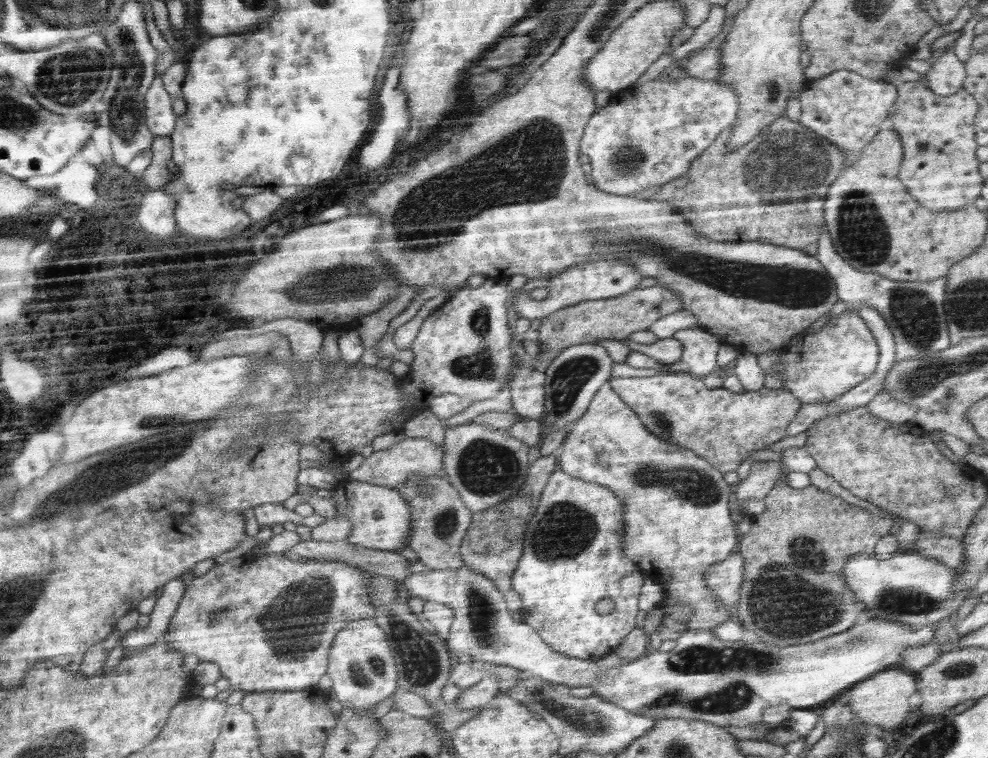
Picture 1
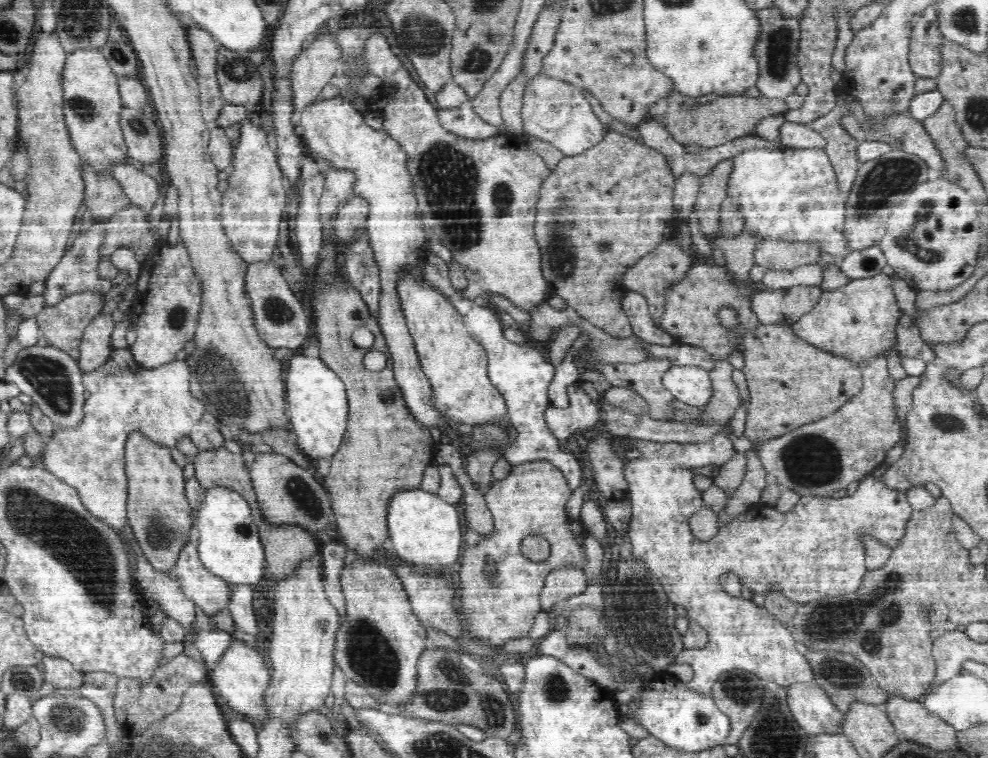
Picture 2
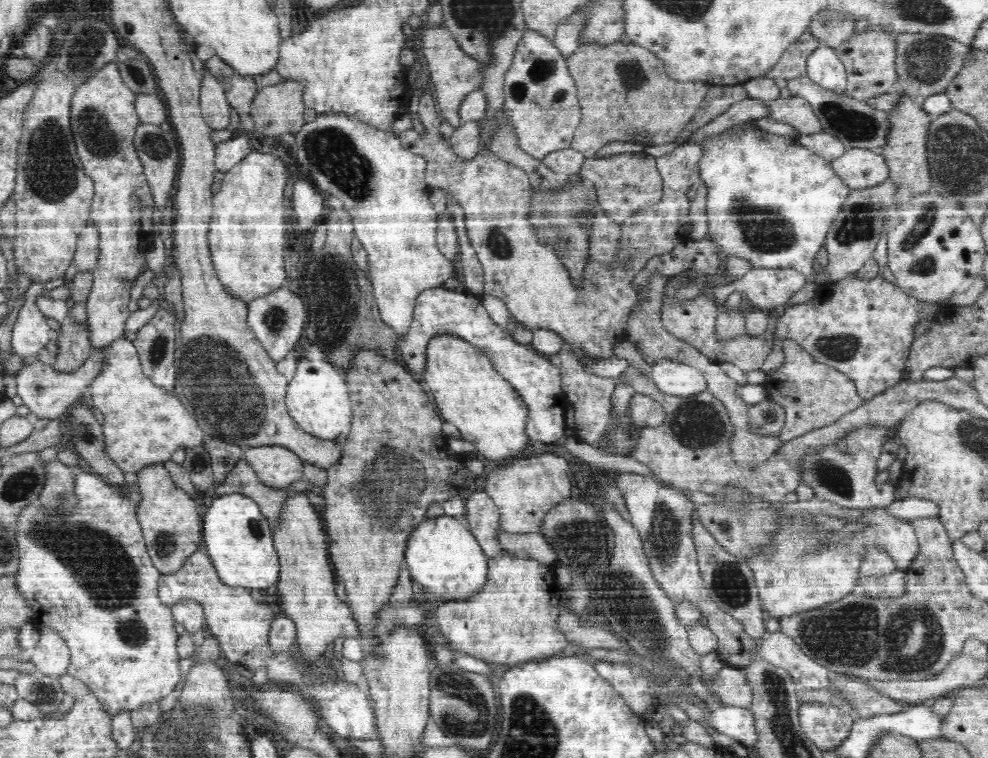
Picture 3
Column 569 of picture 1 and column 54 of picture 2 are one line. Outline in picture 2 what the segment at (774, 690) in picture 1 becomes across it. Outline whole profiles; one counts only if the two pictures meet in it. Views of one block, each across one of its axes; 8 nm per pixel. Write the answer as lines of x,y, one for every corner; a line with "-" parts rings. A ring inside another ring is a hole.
44,655
41,661
47,684
51,683
62,692
75,692
84,685
84,674
79,673
68,660

